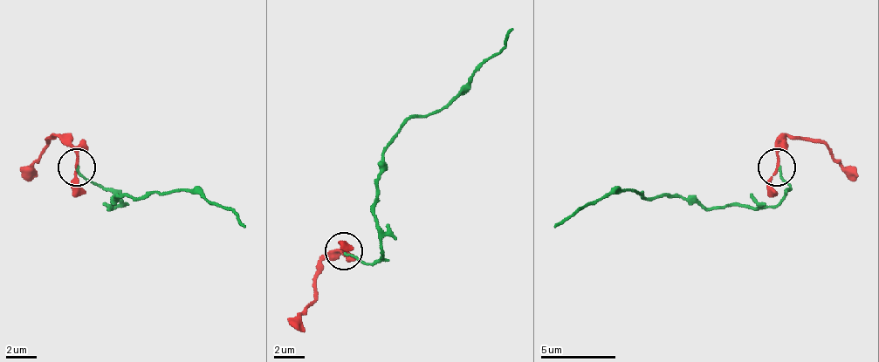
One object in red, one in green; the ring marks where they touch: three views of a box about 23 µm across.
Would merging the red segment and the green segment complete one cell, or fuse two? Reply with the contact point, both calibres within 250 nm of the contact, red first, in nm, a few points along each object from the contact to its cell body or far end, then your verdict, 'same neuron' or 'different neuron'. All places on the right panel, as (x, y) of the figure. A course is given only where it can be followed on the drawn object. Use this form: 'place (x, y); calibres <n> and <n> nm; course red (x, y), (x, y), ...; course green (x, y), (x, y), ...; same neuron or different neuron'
place (777, 167); calibres 150 and 150 nm; course red (776, 166), (776, 143), (787, 136), (820, 140), (854, 181); course green (779, 166), (791, 185), (776, 203), (701, 208), (662, 196), (644, 196), (641, 193), (614, 188), (553, 226); same neuron

